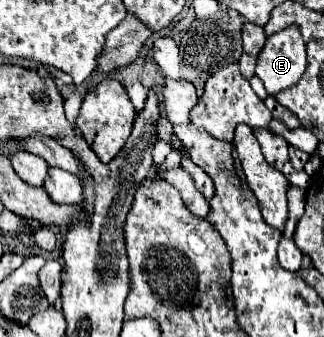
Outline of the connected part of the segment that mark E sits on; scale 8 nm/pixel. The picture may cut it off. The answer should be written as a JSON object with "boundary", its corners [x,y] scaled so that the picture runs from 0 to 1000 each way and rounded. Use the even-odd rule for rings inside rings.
{"boundary":[[[895,77],[883,89],[864,89],[864,95],[827,107],[815,148],[796,160],[790,226],[815,243],[833,285],[852,285],[858,273],[920,249],[938,208],[944,208],[944,125],[938,125],[920,77]]]}

